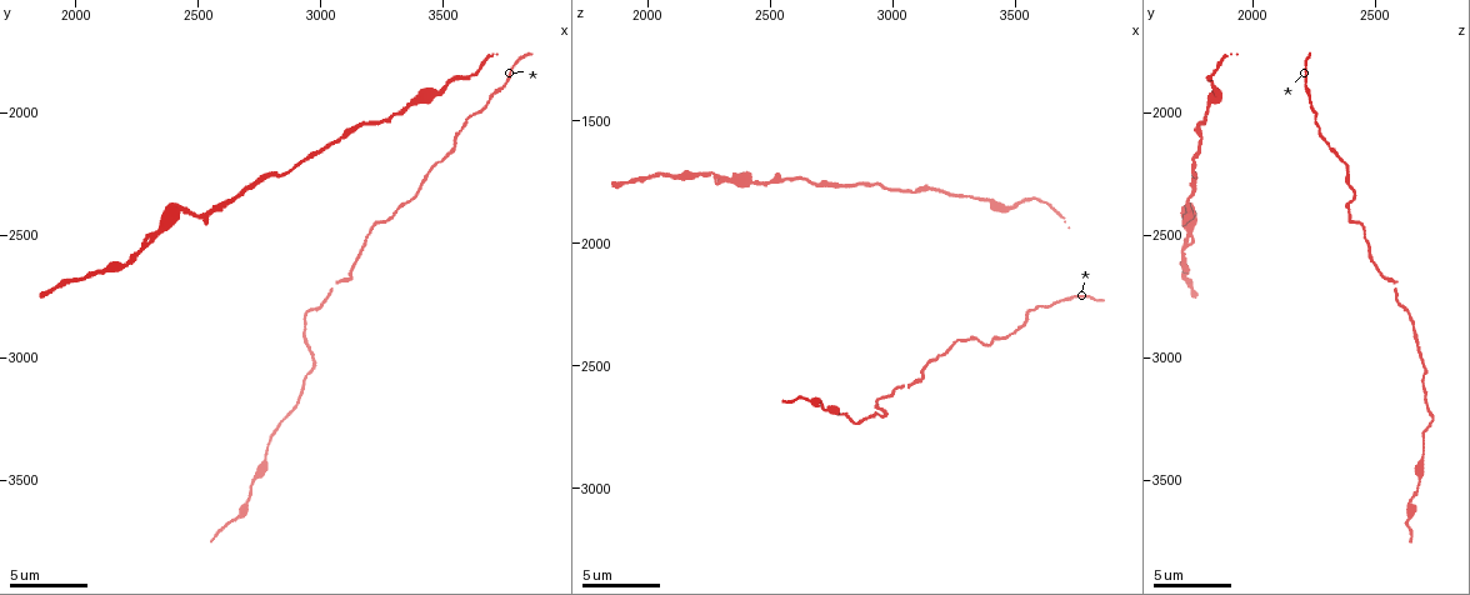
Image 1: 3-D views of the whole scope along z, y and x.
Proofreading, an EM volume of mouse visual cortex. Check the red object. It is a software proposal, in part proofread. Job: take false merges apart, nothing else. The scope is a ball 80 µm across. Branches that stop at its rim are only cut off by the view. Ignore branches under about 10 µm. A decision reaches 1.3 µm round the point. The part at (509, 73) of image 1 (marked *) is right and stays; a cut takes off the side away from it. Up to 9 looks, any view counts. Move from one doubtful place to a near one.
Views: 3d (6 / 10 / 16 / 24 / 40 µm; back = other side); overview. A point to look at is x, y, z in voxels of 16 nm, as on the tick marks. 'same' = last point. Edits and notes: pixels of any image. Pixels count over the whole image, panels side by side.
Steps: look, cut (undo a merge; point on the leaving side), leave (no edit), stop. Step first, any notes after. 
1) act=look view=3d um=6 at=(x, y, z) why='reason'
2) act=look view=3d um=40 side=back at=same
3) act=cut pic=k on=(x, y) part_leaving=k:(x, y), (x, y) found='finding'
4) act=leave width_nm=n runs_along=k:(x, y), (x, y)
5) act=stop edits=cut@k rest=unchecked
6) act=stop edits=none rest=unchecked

act=look view=3d um=10 at=(3380, 1950, 1830)

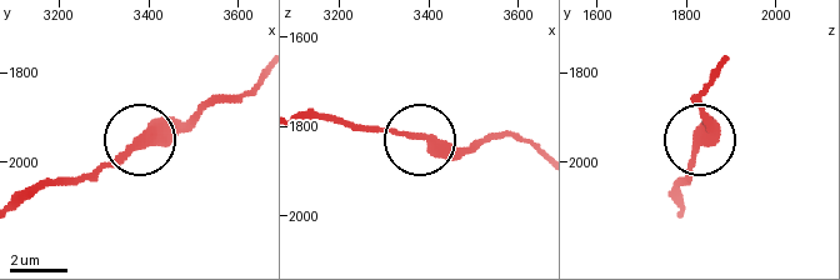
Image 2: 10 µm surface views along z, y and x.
act=leave width_nm=340 found='all the same neuron'

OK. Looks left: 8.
act=look view=3d um=16 at=(2190, 2610, 1720) why='calibre changes'

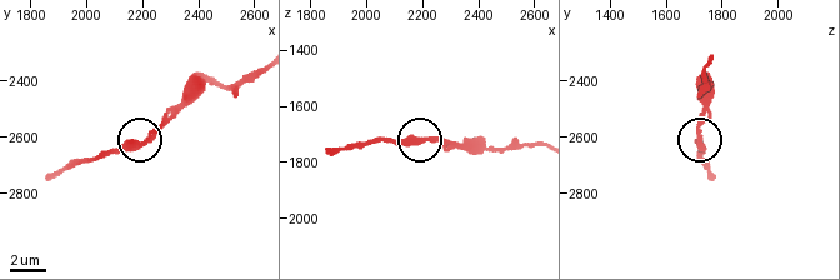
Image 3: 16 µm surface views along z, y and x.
act=leave runs_along=3:(539, 143), (450, 148), (431, 139), (380, 139) found='continuous, no second neuron'

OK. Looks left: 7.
act=look view=3d um=10 at=(2450, 2400, 1750) why='sudden change in width'

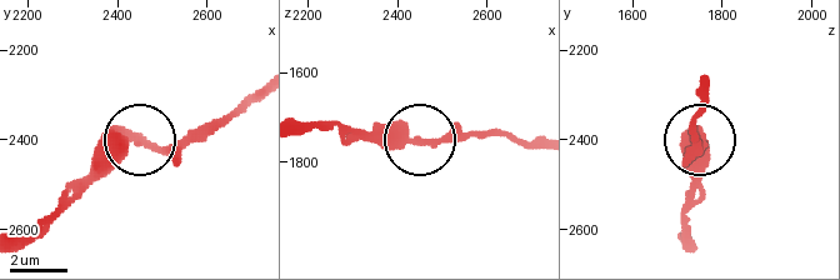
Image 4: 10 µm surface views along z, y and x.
act=leave runs_along=4:(258, 89), (171, 144), (129, 146), (81, 186) found='continuous, no second neuron'

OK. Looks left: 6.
act=look view=3d um=10 at=(2780, 3400, 2690) why='calibre changes'

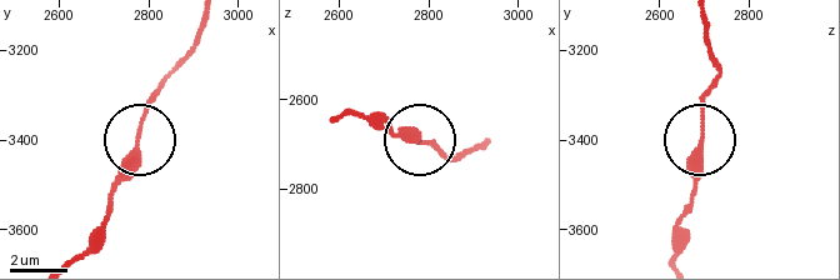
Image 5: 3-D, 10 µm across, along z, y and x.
act=look view=3d um=6 at=(2785, 3390, 2695)

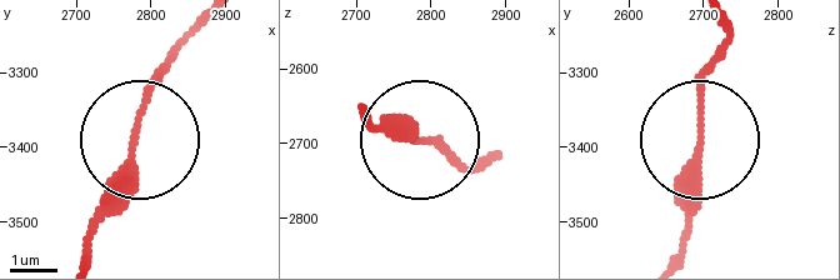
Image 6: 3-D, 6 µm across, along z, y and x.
act=leave runs_along=6:(206, 20), (150, 91), (130, 188), (86, 259) found='one neuron here'

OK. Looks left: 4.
act=stop edits=none rest=unchecked

